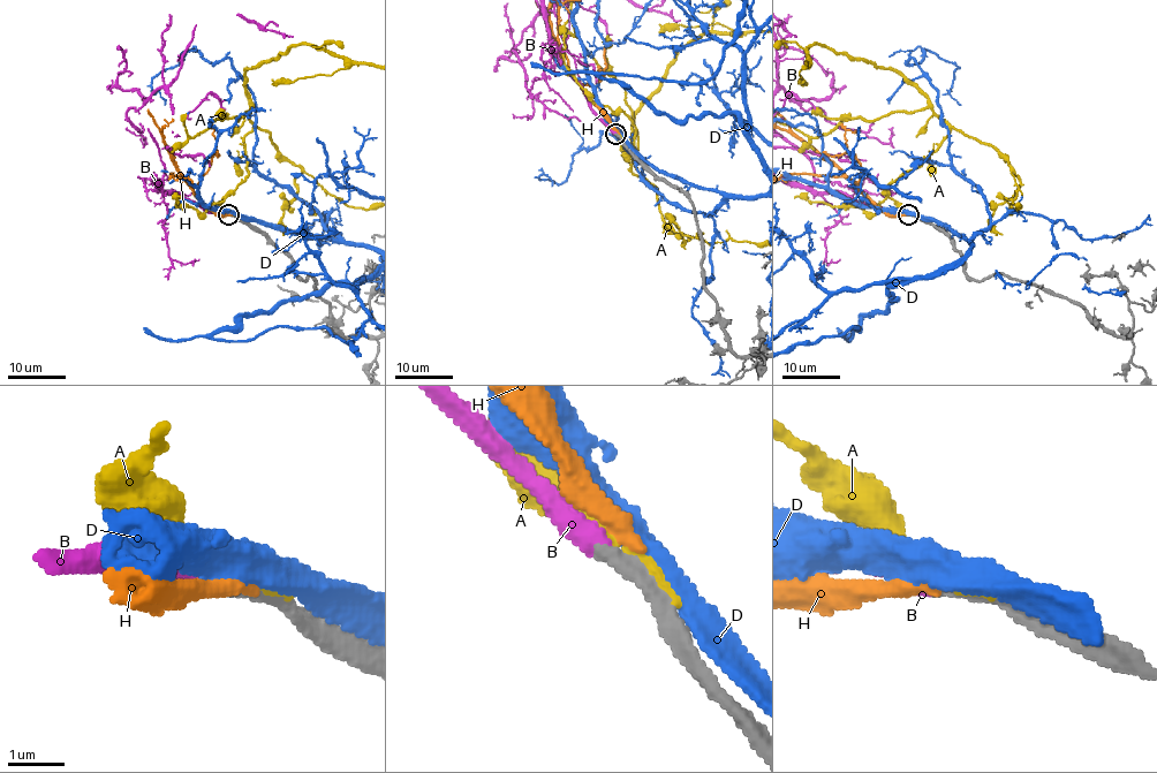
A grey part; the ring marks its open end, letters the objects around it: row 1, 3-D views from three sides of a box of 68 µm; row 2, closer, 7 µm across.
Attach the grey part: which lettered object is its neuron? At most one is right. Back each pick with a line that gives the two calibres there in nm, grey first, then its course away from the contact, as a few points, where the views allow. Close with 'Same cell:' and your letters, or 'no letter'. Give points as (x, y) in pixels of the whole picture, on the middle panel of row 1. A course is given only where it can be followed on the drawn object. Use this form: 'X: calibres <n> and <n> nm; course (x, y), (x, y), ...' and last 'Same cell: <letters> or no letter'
B: calibres 400 and 440 nm
Same cell: B

